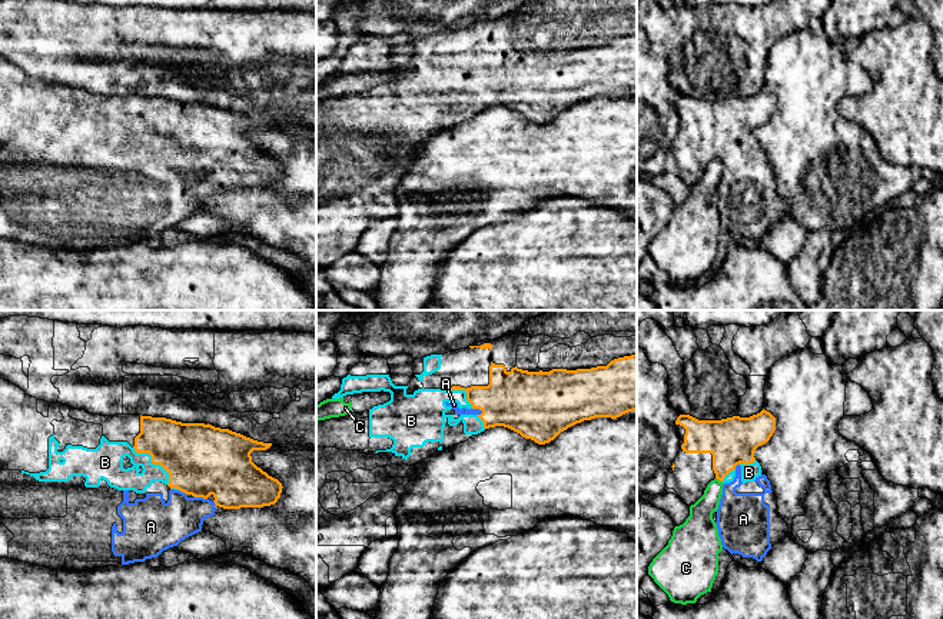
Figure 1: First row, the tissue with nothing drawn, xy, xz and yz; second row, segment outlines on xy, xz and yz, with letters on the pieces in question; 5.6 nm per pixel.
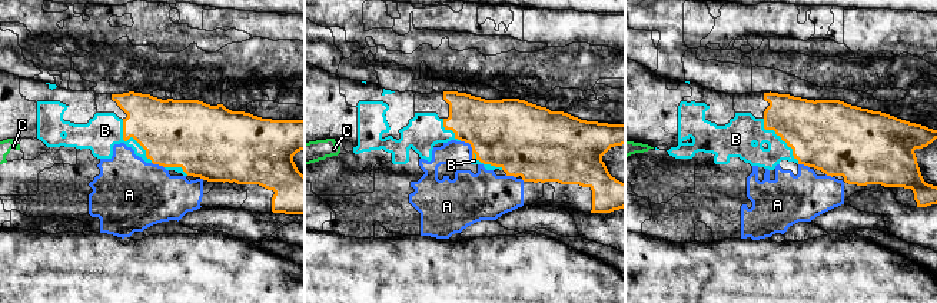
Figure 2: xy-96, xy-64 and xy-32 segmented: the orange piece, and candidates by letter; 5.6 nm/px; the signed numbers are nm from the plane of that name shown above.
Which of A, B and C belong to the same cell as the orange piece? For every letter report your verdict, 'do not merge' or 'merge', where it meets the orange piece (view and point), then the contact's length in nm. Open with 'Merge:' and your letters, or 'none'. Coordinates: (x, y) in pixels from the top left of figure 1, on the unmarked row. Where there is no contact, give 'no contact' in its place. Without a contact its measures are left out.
Merge: A, B
A: merge; meets orange in xz at (478, 87); contact 70 nm long
B: merge; meets orange in xy at (152, 142); contact 300 nm long
C: do not merge; meets orange in yz at (719, 159); contact 50 nm long

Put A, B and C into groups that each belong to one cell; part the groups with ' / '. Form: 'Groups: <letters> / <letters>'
Groups: A B / C

